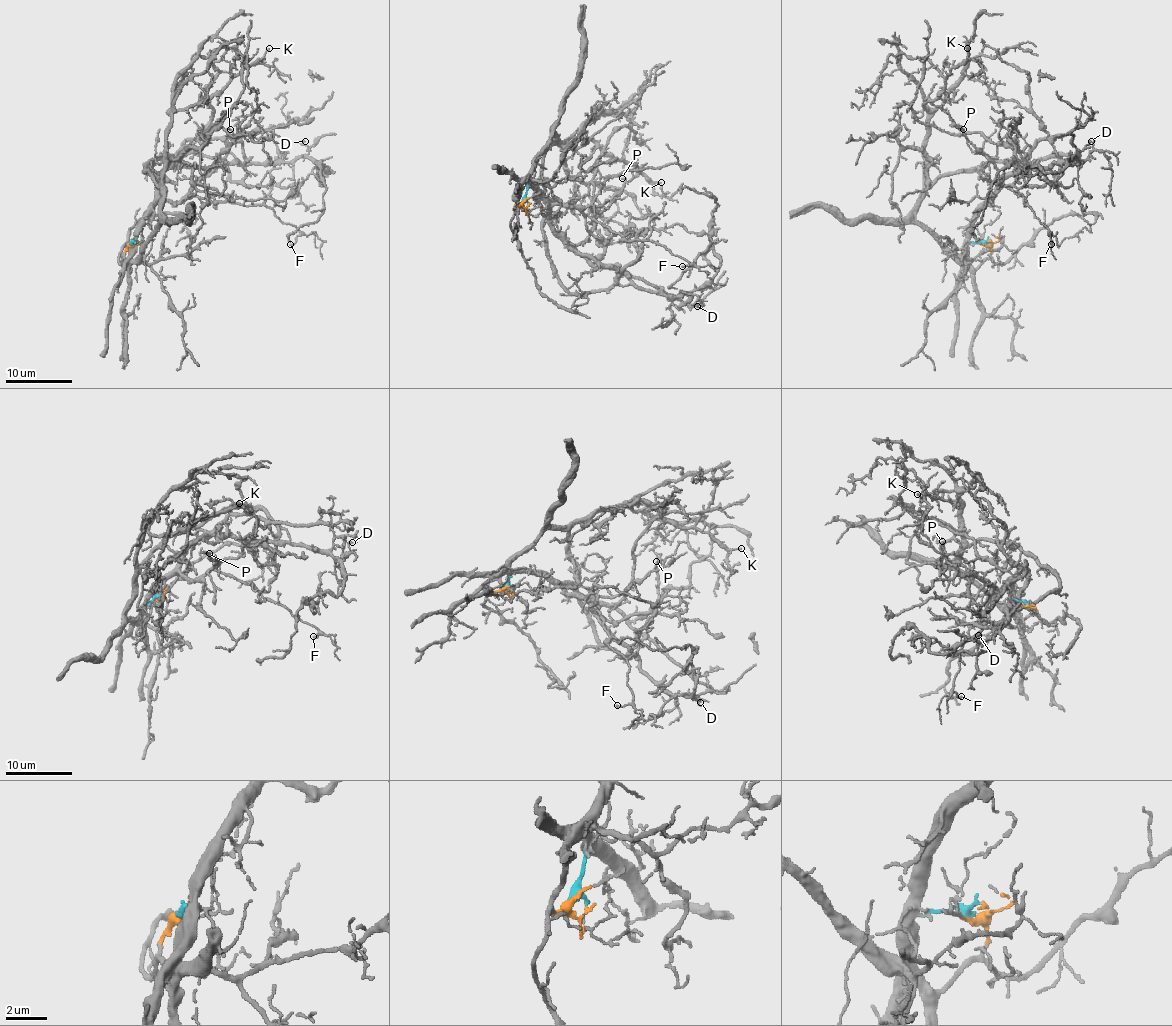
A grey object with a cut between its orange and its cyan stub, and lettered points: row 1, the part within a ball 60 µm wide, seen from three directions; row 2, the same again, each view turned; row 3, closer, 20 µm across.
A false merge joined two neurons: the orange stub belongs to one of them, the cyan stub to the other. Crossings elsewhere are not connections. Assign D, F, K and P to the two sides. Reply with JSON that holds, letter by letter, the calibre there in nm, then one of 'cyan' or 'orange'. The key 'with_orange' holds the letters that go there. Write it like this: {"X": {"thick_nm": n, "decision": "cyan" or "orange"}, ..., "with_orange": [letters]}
{"D": {"thick_nm": 160, "decision": "cyan"}, "F": {"thick_nm": 130, "decision": "cyan"}, "K": {"thick_nm": 100, "decision": "orange"}, "P": {"thick_nm": 100, "decision": "cyan"}, "with_orange": ["K"]}

